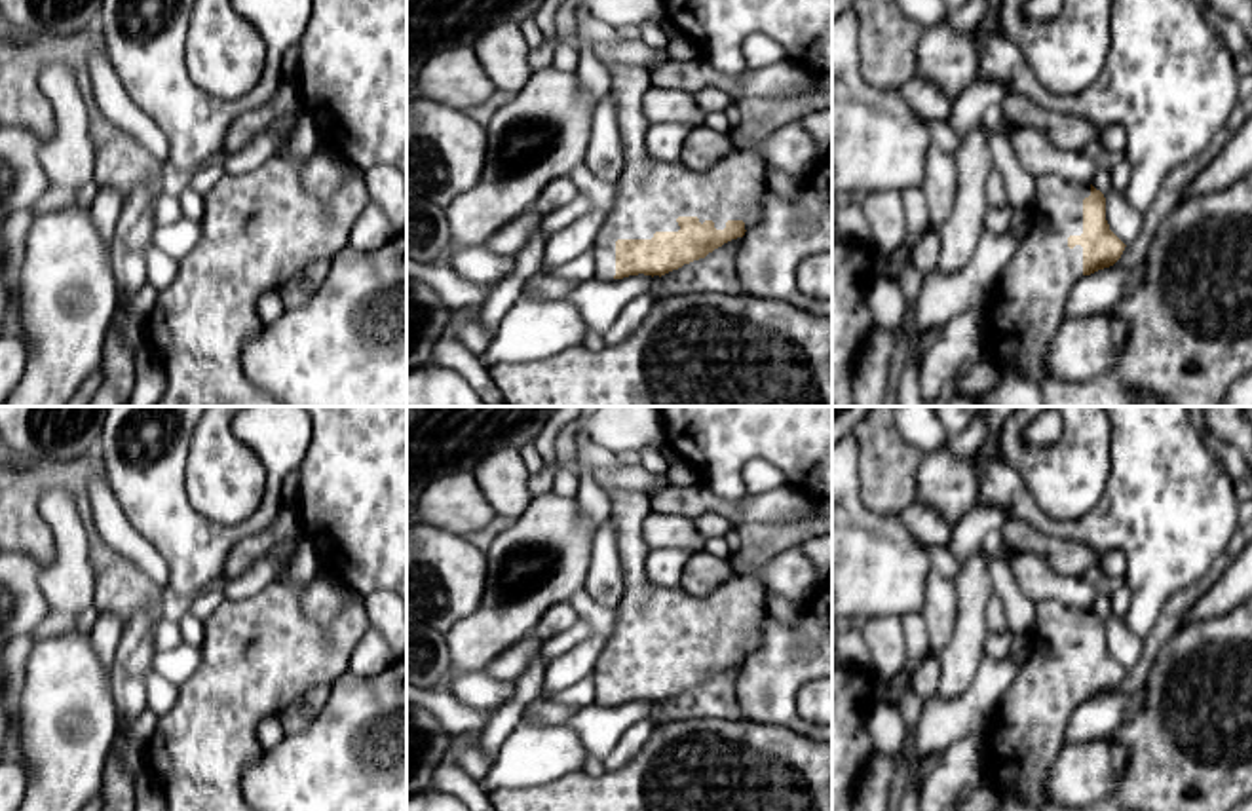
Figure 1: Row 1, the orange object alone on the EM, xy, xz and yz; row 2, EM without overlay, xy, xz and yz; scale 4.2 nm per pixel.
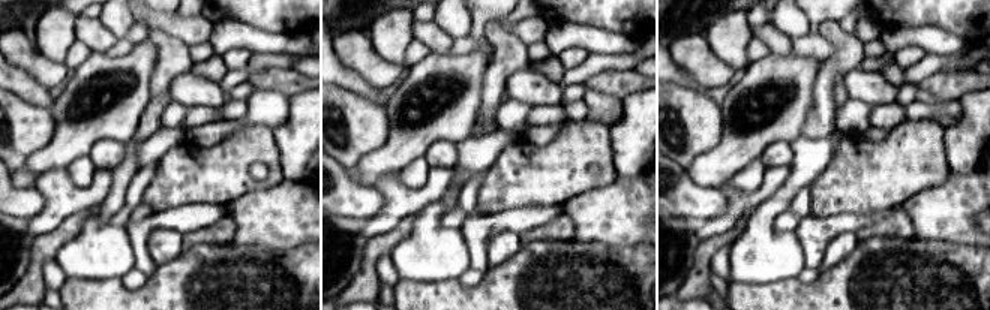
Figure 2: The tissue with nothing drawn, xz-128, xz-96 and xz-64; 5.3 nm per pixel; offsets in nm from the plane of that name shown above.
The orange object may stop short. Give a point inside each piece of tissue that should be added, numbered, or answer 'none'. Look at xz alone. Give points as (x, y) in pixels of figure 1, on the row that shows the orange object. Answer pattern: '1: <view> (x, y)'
1: xz (650, 194)

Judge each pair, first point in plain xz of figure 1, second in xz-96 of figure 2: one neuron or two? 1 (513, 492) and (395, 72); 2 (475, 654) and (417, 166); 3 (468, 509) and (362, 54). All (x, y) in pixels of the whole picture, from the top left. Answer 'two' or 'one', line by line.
1: two
2: two
3: one

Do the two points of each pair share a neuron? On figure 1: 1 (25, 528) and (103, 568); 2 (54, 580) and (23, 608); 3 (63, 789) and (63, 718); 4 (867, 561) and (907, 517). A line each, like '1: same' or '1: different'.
1: same
2: different
3: same
4: different

